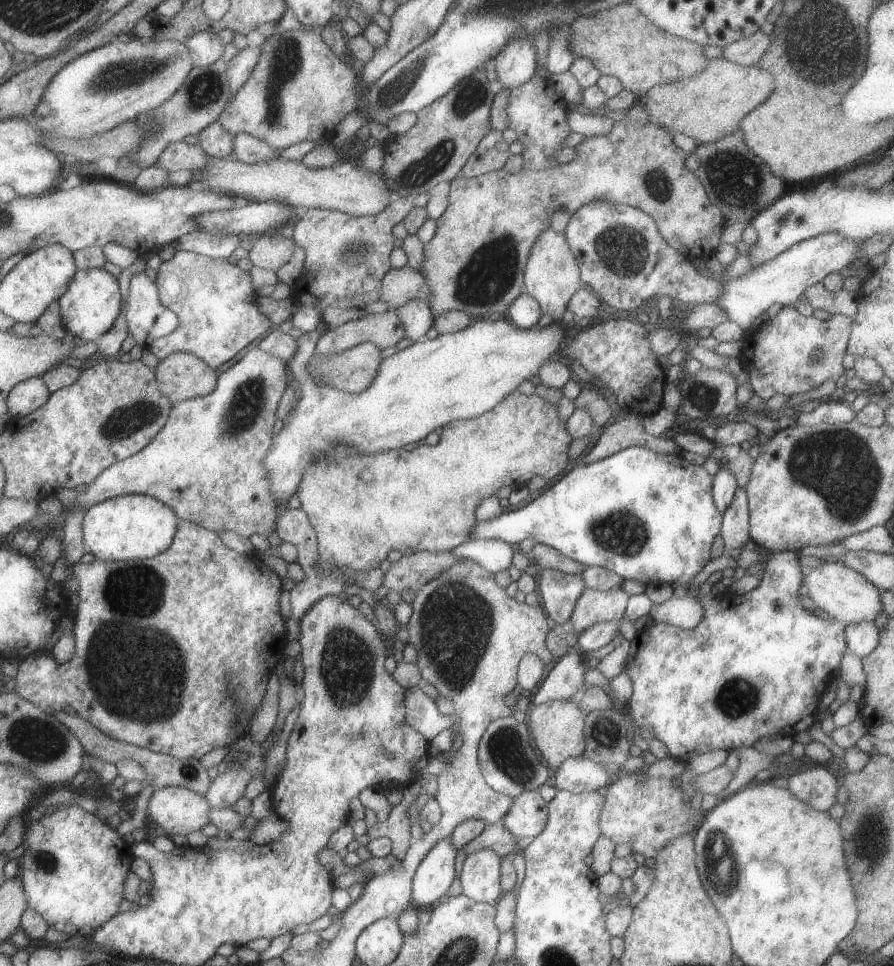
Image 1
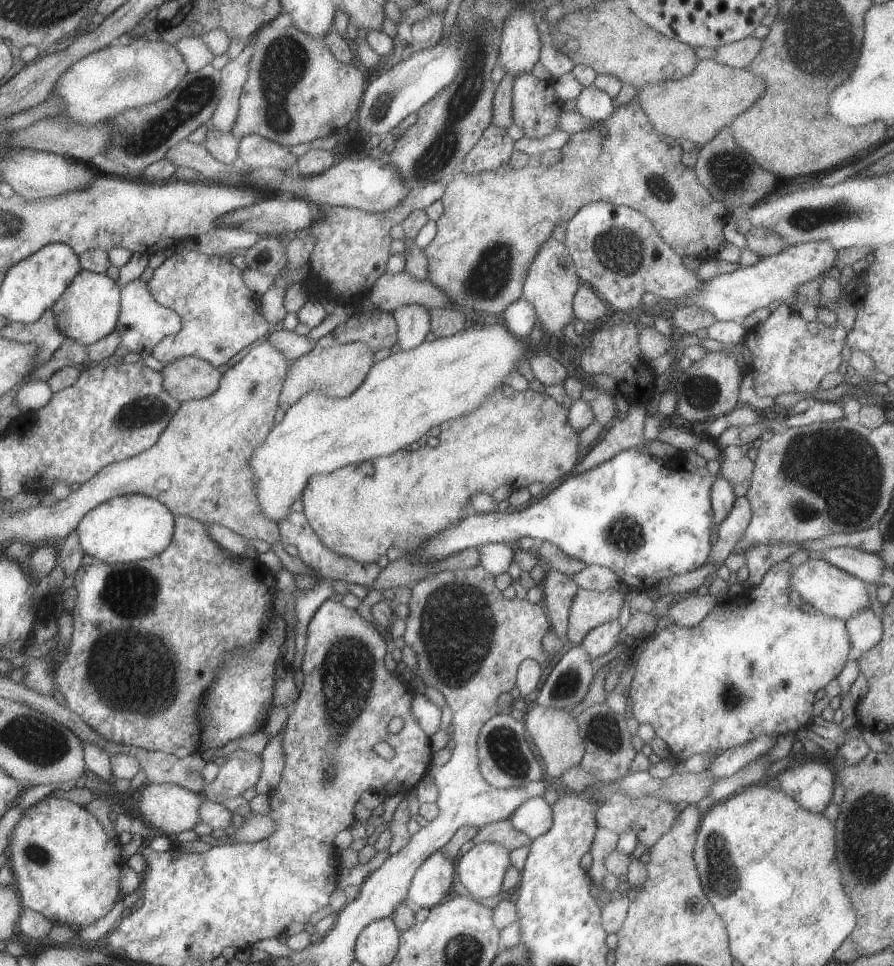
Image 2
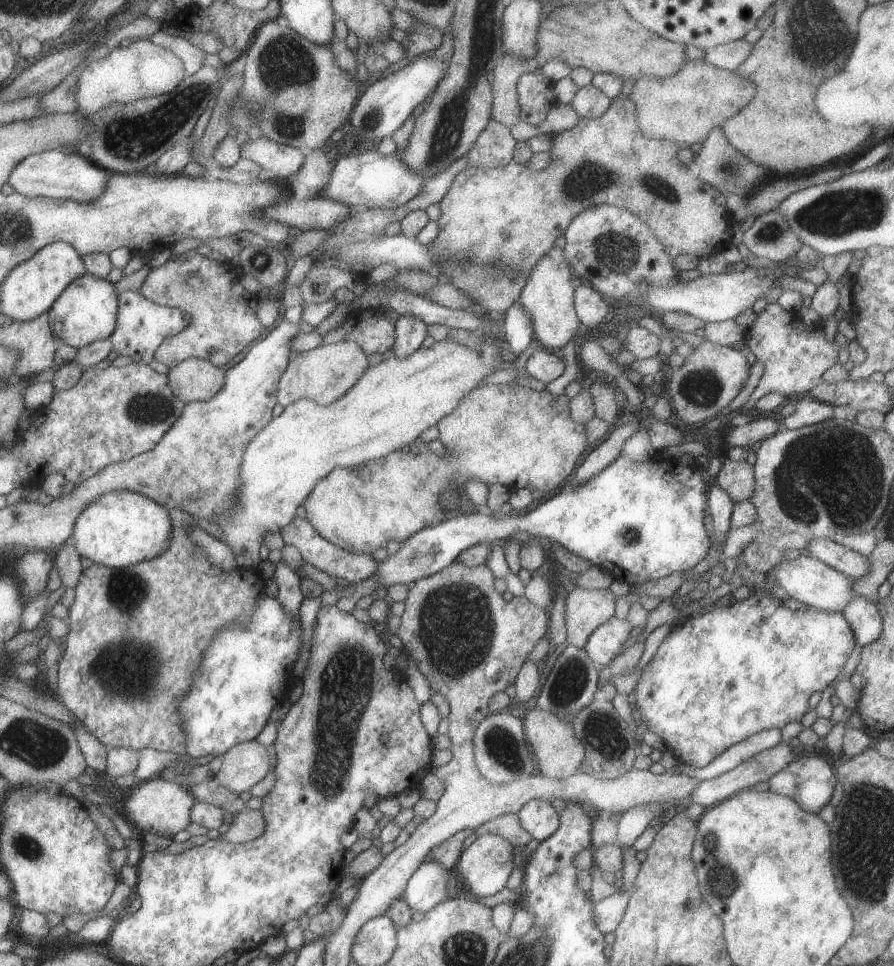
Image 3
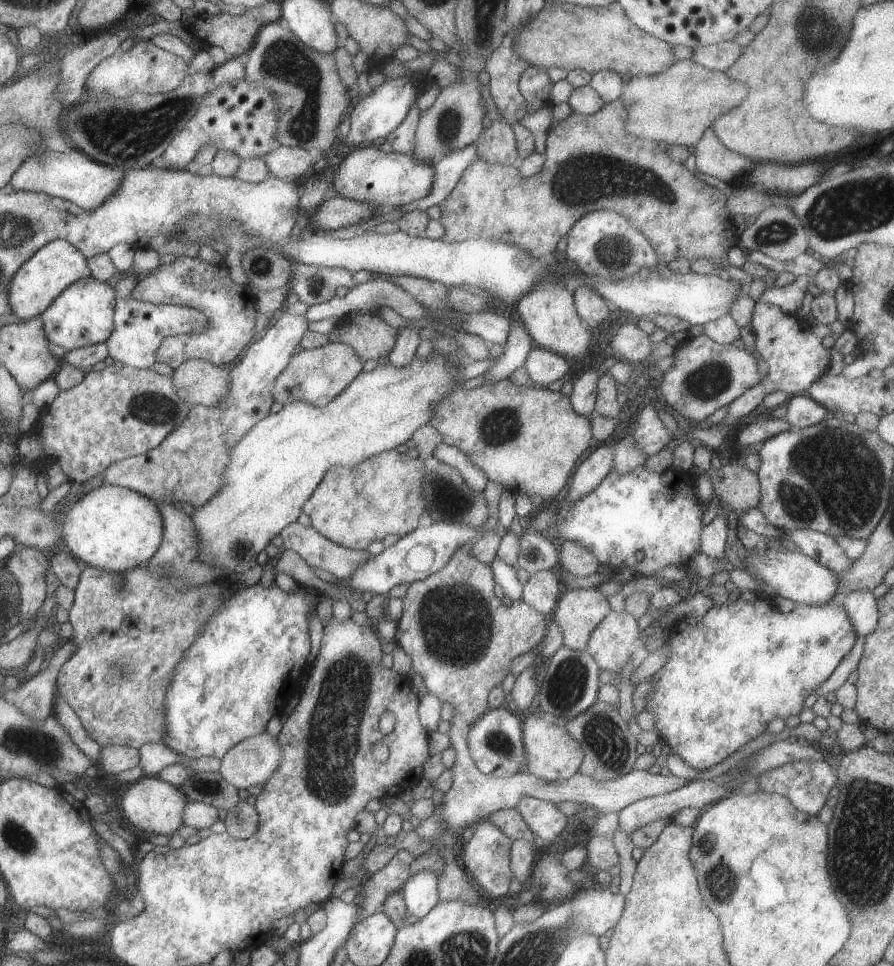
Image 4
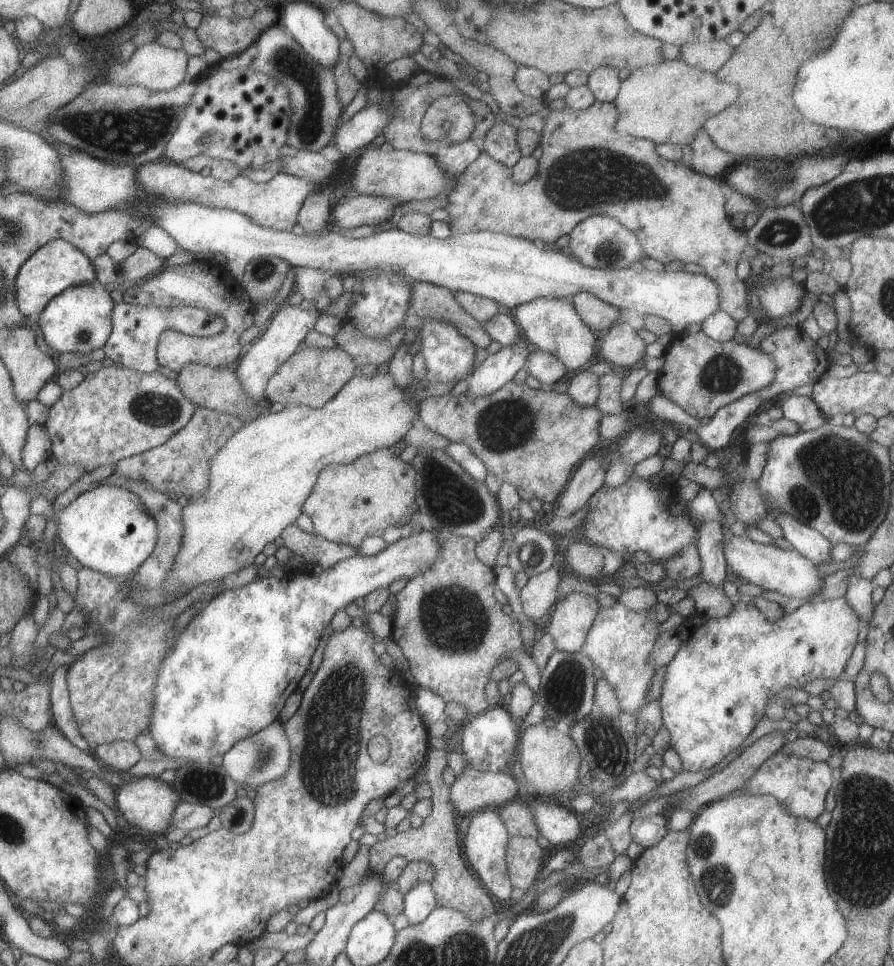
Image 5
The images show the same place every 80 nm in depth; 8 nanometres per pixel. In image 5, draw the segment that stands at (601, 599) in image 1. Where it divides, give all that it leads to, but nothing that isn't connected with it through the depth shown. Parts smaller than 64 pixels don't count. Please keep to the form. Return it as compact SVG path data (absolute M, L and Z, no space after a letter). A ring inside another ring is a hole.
M571 591L563 595L555 604L549 614L549 622L545 626L545 630L554 640L556 650L568 653L576 653L583 646L586 639L587 631L591 623L595 620L595 615L602 606L597 602L594 596L583 594L579 591Z

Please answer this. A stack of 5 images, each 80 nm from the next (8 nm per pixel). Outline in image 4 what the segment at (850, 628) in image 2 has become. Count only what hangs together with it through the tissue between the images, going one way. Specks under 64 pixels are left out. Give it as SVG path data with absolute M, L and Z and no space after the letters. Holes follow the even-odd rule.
M859 589L843 596L840 605L857 636L867 636L878 623L878 608L872 591Z

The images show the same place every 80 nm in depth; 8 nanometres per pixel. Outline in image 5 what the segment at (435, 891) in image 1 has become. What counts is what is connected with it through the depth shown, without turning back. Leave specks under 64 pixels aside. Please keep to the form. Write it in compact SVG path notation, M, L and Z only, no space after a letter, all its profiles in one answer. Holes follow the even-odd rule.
M427 881L413 885L411 890L402 895L402 901L402 914L409 925L421 922L436 907L436 896Z

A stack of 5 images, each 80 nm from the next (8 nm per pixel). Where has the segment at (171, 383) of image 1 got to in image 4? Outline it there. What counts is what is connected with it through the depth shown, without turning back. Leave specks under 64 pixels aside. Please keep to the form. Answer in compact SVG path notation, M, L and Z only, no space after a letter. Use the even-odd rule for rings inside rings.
M201 359L183 361L171 376L180 399L190 407L211 406L222 401L230 383L229 372Z

